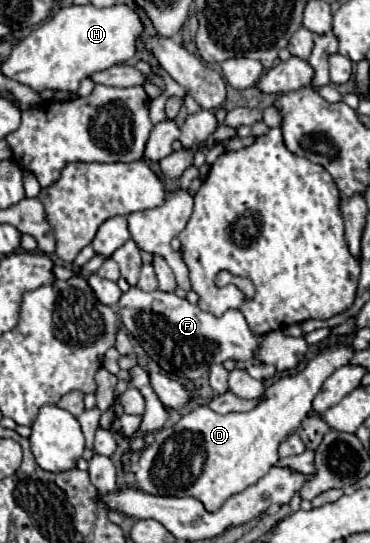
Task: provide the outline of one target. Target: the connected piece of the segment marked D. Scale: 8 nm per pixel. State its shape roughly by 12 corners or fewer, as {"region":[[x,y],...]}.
{"region":[[352,345],[248,413],[198,407],[140,451],[138,487],[218,511],[280,459]]}

